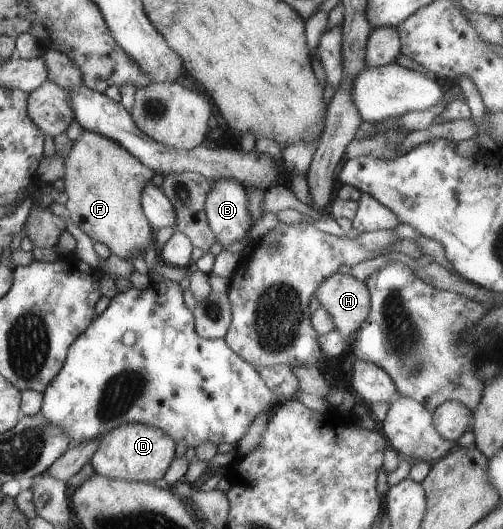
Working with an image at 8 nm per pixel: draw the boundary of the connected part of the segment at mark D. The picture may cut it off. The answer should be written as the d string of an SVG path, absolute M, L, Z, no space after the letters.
M130 422L119 425L101 437L98 449L91 457L88 466L94 468L96 473L109 478L145 482L158 481L166 475L168 466L179 454L179 448L175 444L174 438L167 436L162 429L142 422Z

